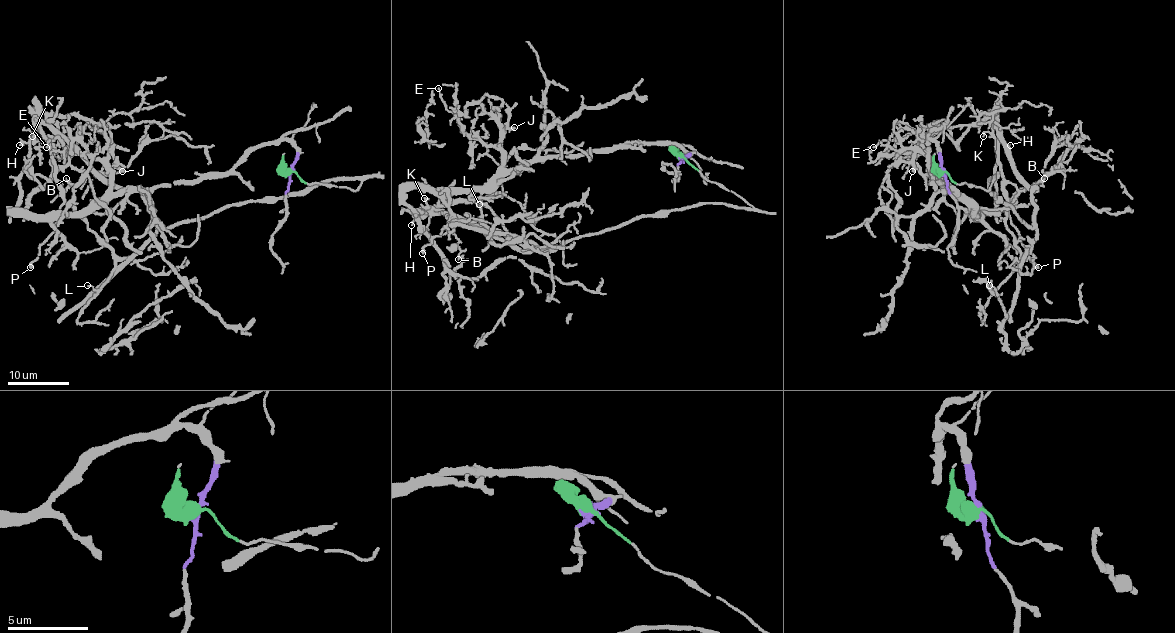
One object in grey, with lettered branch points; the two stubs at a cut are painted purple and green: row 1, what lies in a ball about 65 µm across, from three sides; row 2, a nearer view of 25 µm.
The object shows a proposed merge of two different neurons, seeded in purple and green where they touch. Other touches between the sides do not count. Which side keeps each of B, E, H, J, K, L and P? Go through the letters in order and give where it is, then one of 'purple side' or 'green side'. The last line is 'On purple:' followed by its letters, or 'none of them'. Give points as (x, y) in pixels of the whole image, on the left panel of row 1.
B: at (66, 178); green side
E: at (46, 147); purple side
H: at (19, 145); green side
J: at (122, 171); purple side
K: at (32, 136); green side
L: at (87, 285); green side
P: at (30, 267); green side
On purple: E, J

